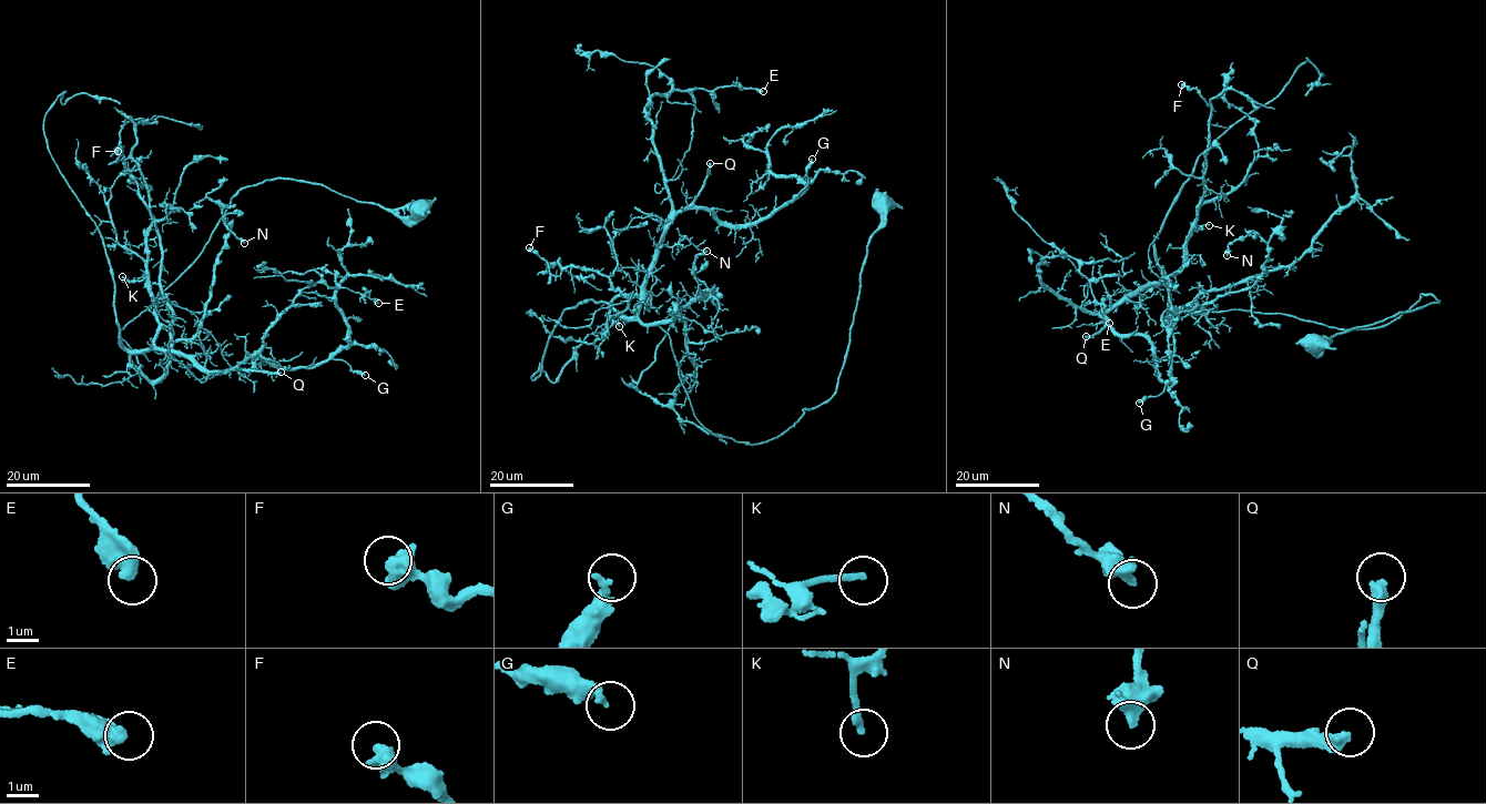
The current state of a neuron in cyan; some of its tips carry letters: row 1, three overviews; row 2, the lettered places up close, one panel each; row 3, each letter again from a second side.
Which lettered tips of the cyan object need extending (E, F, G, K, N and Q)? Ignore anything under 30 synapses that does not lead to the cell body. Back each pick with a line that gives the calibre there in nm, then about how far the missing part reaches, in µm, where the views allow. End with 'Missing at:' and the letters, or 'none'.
Q: Thickness 360 nm. Missing length about 30 µm
Missing at: Q

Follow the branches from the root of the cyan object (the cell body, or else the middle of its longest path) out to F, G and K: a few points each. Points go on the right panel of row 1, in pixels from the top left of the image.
F: (1312, 342), (1439, 302), (1350, 331), (1170, 304), (1157, 284), (1182, 263), (1213, 109), (1181, 84)
G: (1312, 342), (1439, 302), (1347, 331), (1190, 316), (1143, 286), (1103, 314), (1157, 357), (1167, 384), (1139, 403)
K: (1312, 342), (1439, 302), (1423, 294), (1386, 325), (1350, 331), (1237, 308), (1190, 316), (1157, 284), (1209, 225)

